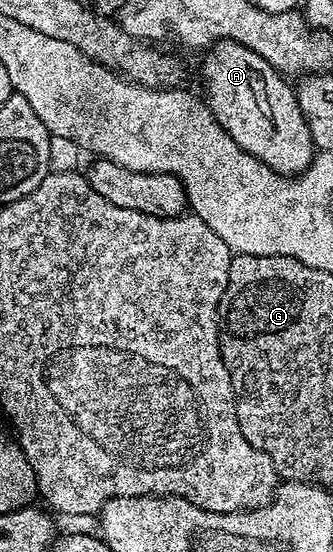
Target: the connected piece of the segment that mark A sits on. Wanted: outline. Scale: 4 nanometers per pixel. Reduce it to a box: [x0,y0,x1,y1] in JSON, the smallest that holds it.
[205,39,314,177]

